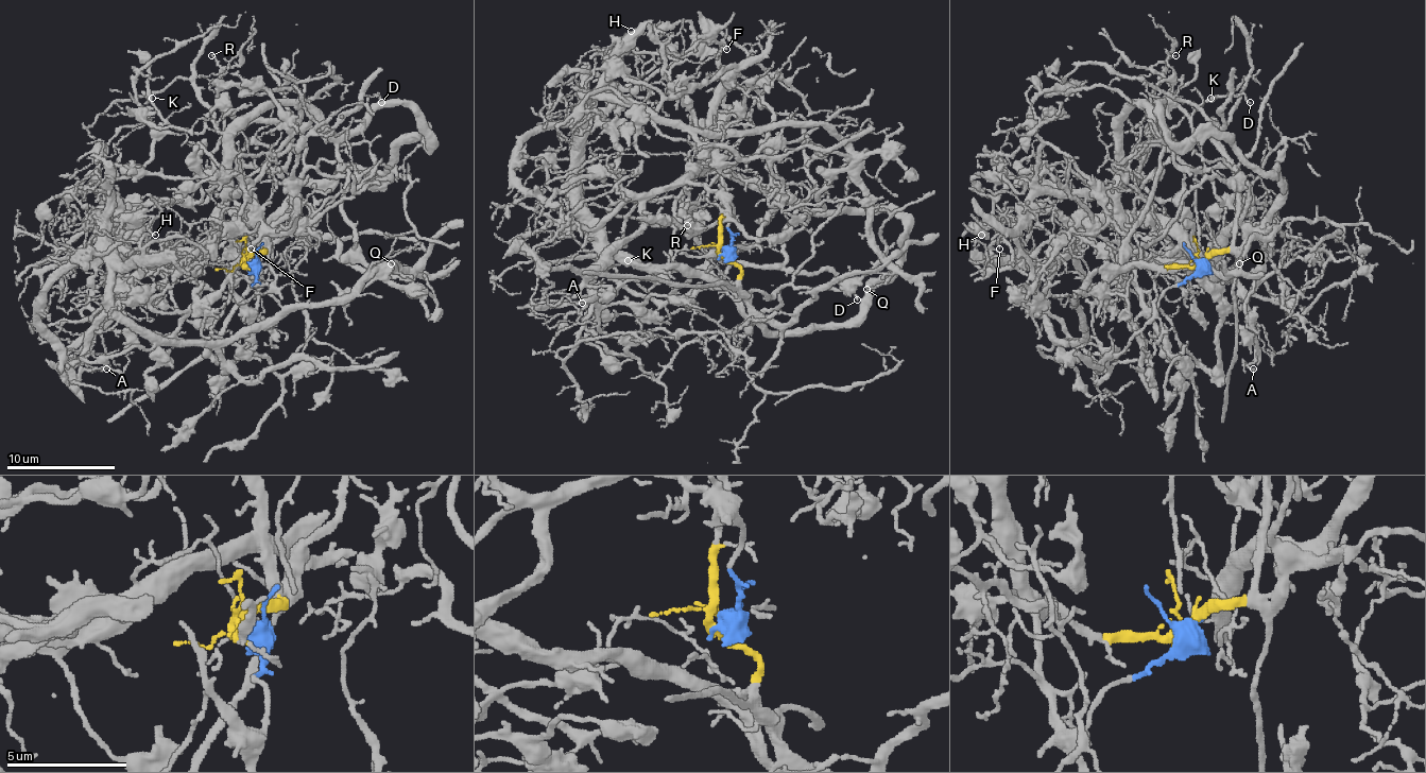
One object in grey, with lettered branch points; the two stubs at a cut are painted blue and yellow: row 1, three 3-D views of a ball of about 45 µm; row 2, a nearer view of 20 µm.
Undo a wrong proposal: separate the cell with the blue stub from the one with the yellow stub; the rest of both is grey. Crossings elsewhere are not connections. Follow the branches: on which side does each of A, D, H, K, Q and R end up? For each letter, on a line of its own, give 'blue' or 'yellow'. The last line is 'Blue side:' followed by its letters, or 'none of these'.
A: blue
D: yellow
H: blue
K: yellow
Q: blue
R: yellow
Blue side: A, H, Q

